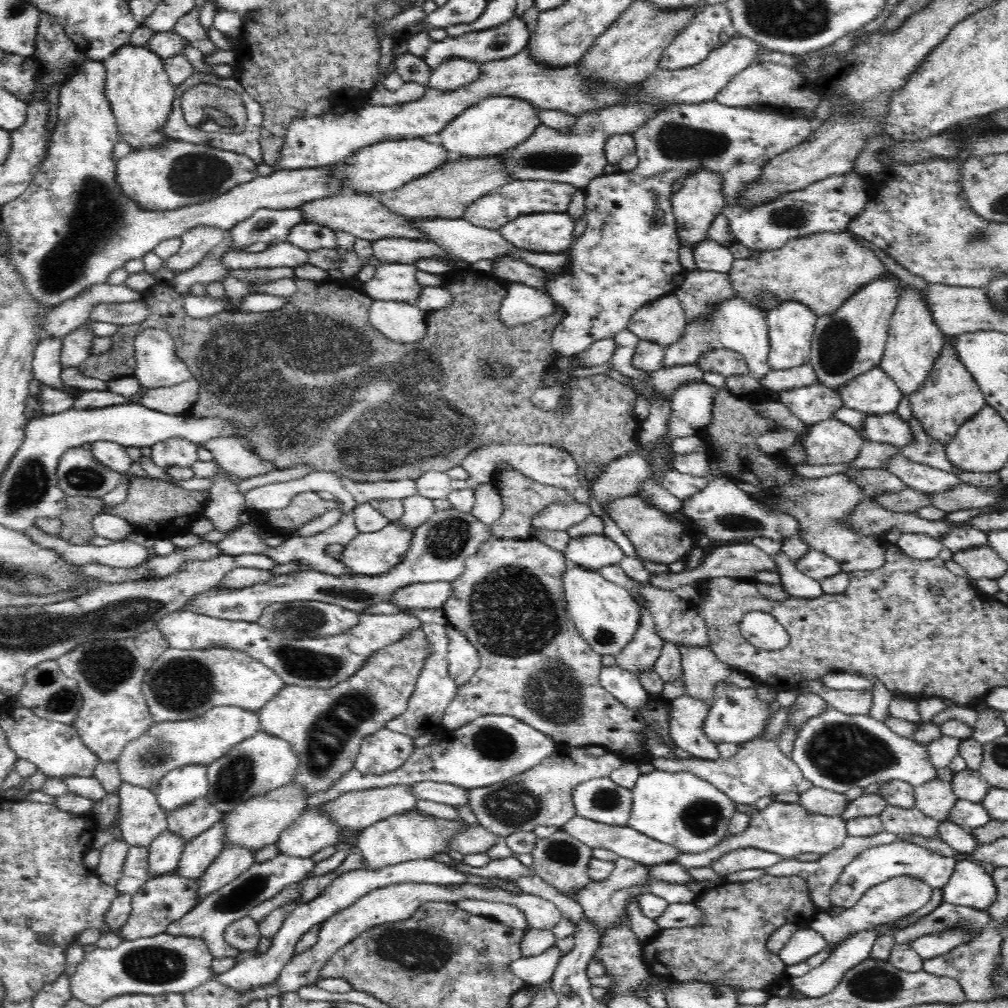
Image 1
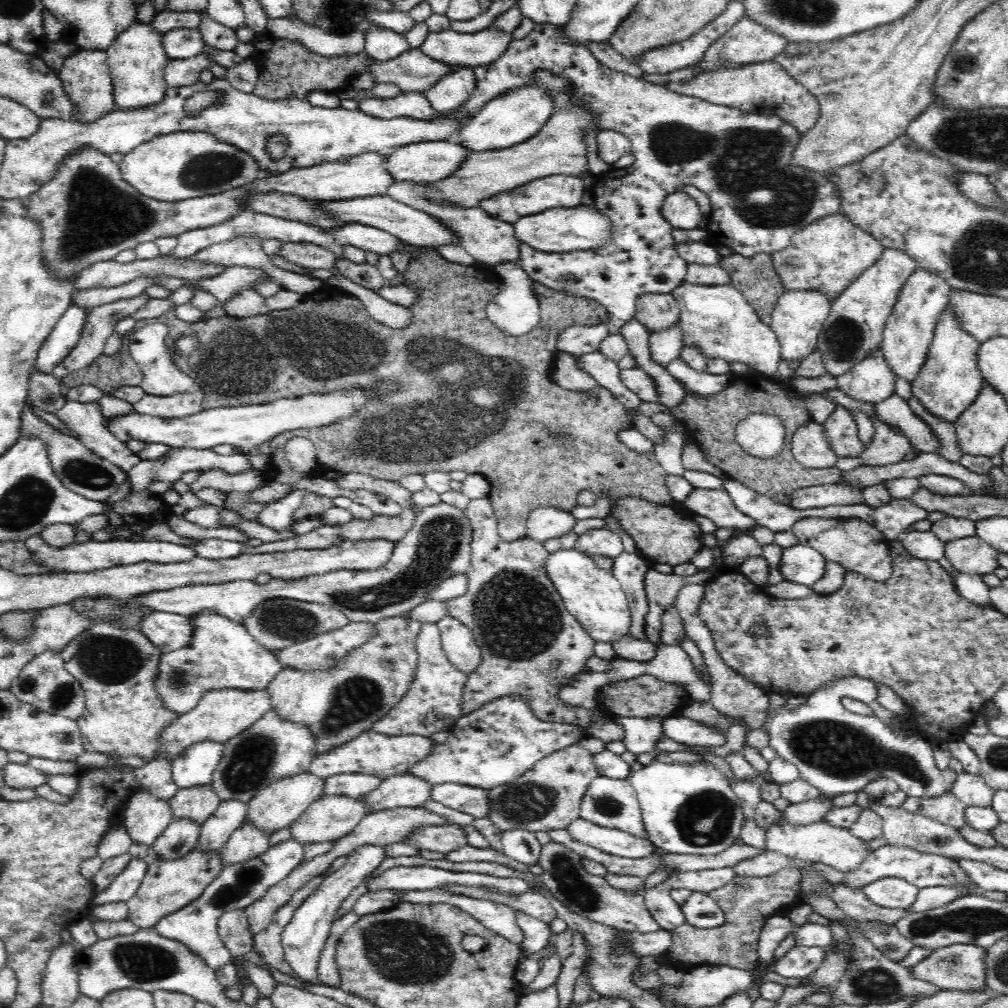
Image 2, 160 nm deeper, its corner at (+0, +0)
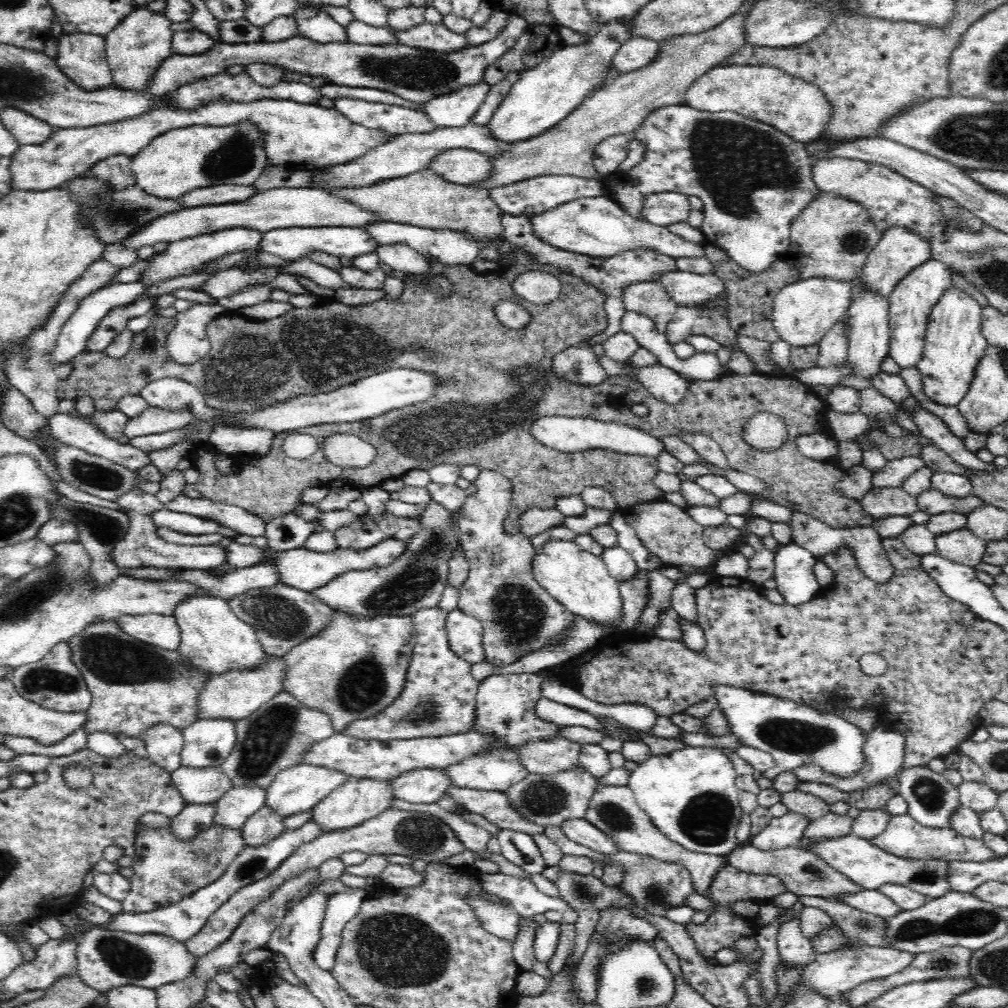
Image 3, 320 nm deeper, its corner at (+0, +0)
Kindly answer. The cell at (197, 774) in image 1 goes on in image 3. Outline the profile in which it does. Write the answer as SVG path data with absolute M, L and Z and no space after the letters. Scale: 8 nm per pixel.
M198 719L183 730L182 766L208 768L221 766L237 742L237 722L232 719Z

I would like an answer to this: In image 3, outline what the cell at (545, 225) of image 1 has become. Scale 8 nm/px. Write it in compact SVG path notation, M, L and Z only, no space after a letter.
M612 197L581 198L561 204L552 210L531 218L532 227L540 239L547 244L588 257L606 259L631 249L658 250L666 257L702 258L706 257L704 247L675 235L668 227L652 224L644 219L636 219L626 213Z

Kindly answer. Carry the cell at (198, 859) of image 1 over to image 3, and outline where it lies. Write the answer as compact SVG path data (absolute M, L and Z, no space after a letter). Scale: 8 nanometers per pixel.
M232 788L216 802L217 812L214 825L230 828L242 828L250 816L266 805L266 788Z

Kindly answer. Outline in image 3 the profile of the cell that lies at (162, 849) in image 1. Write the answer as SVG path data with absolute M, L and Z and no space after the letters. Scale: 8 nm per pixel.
M187 804L182 813L171 819L170 827L178 839L189 839L214 823L215 804Z

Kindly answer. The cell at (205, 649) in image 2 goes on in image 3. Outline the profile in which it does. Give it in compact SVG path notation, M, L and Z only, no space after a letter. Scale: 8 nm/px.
M196 593L178 603L171 614L181 630L181 643L178 648L182 663L190 663L208 675L222 675L234 669L261 667L266 661L266 651L258 640L256 631L240 620L230 608L227 600L210 593Z

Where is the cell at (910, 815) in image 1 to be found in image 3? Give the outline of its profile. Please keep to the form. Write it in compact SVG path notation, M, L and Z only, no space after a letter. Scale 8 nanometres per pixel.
M890 815L890 822L886 826L886 830L882 834L871 838L870 844L889 852L890 854L916 860L934 860L934 858L952 861L963 862L986 862L986 860L996 860L996 858L1004 858L992 852L990 848L986 846L986 843L968 836L962 836L962 834L956 832L951 827L948 828L928 828L922 826L917 820L914 820L912 816L906 815Z

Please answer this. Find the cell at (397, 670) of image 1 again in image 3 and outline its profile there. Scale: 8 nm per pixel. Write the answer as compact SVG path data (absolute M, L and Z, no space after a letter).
M336 609L328 626L283 656L286 667L283 690L308 707L322 709L330 715L335 733L342 734L344 729L350 728L353 720L375 715L398 698L405 687L415 642L415 626L411 616L356 617Z

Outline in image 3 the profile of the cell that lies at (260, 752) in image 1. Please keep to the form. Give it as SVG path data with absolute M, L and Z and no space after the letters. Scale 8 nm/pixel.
M283 690L252 715L238 721L236 733L236 745L221 765L222 771L234 788L258 786L268 789L282 770L302 764L304 753L310 746L330 738L335 730L330 715L298 702L294 695Z

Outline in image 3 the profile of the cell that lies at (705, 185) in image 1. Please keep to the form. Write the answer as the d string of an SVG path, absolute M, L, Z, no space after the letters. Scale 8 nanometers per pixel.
M665 192L646 195L641 213L646 221L667 227L669 224L687 221L691 210L687 195Z

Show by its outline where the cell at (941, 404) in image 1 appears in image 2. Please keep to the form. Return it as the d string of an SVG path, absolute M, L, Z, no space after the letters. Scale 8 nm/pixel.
M946 306L938 318L936 330L929 346L926 362L922 365L918 378L911 384L918 401L938 419L955 423L956 419L968 408L982 392L985 379L978 367L978 348L980 343L961 326L955 310Z

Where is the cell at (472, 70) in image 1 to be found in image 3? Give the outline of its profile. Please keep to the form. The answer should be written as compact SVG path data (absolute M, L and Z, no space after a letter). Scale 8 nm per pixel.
M486 81L462 86L454 92L434 96L424 103L424 111L437 124L437 128L466 126L484 103L490 92Z

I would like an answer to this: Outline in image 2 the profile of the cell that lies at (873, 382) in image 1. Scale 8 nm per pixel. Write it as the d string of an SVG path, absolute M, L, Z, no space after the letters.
M878 347L859 360L858 364L855 364L848 372L841 374L838 377L837 388L853 400L878 404L896 392L896 375L886 362L881 347Z

